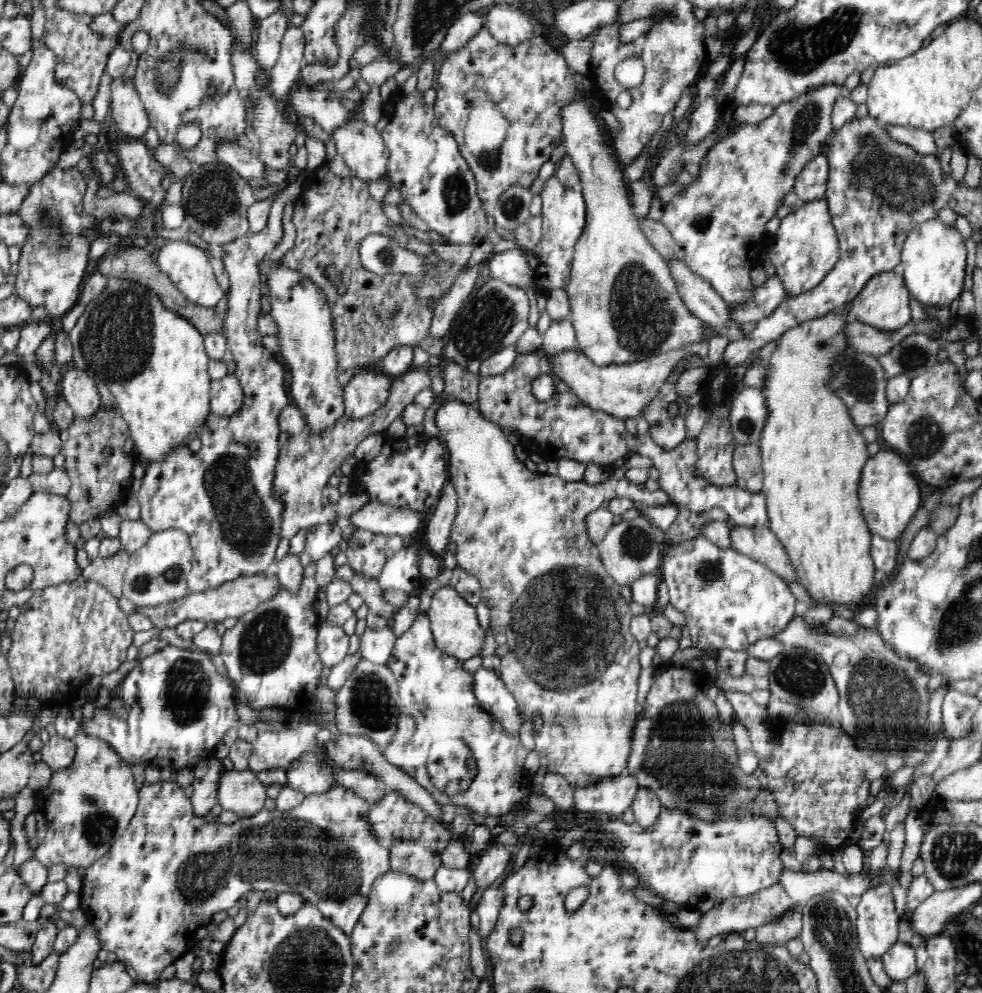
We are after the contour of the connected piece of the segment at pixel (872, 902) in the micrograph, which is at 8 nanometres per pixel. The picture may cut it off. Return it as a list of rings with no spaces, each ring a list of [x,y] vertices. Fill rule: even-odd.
[[[884,884],[872,887],[861,897],[856,911],[858,950],[863,958],[877,958],[898,940],[899,915],[895,910],[893,889]]]

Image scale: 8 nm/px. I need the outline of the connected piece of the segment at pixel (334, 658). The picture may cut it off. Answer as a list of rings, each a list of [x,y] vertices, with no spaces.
[[[324,619],[319,624],[317,652],[323,666],[331,668],[348,656],[349,636],[344,633],[342,624]]]

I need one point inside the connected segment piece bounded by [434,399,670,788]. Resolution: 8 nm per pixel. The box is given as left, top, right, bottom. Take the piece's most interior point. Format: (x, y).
(573, 664)

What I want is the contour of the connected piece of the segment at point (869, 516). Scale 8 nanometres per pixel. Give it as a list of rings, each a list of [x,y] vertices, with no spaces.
[[[879,451],[866,460],[860,474],[858,495],[871,534],[896,542],[898,538],[902,538],[902,532],[922,506],[920,487],[914,470],[900,454],[893,451]]]

